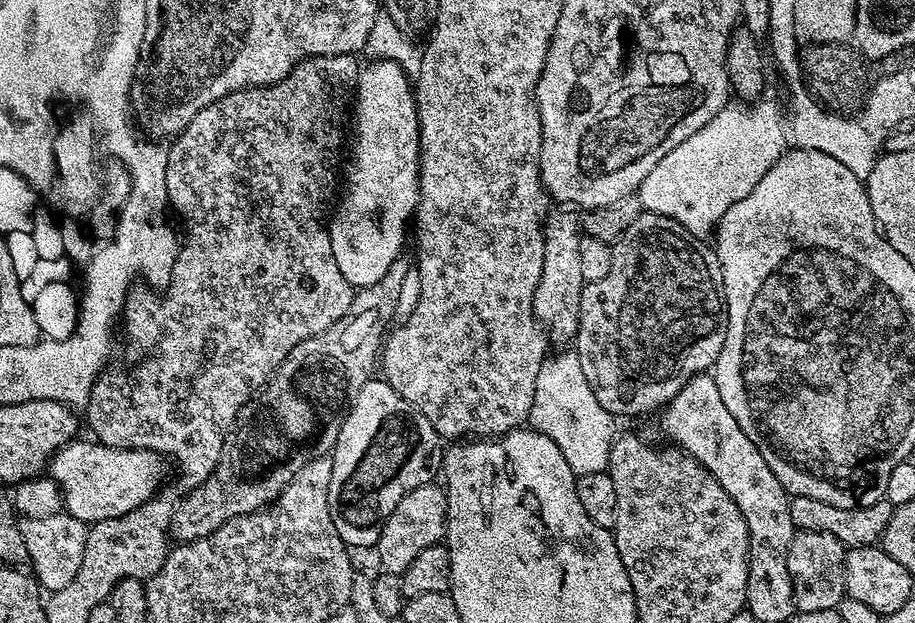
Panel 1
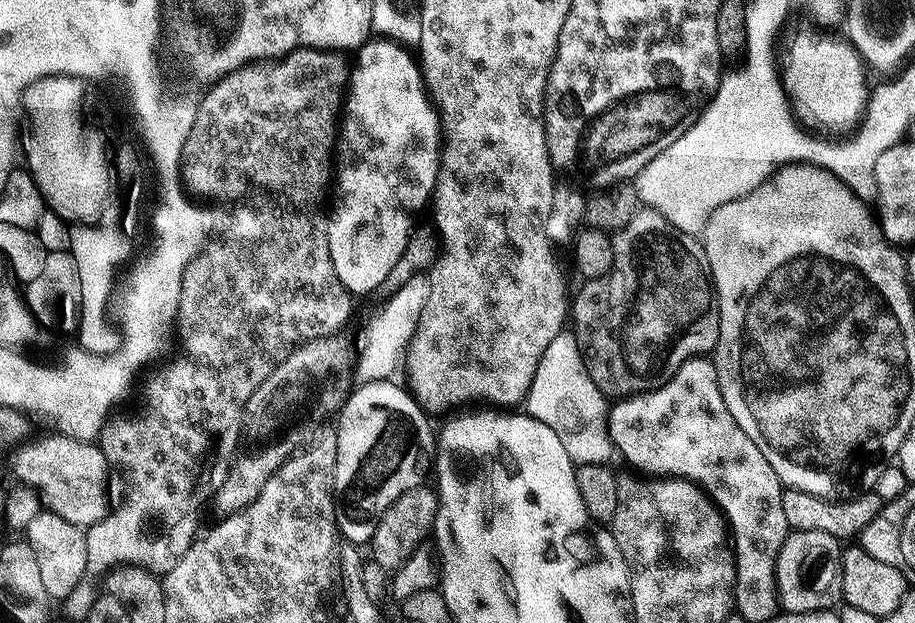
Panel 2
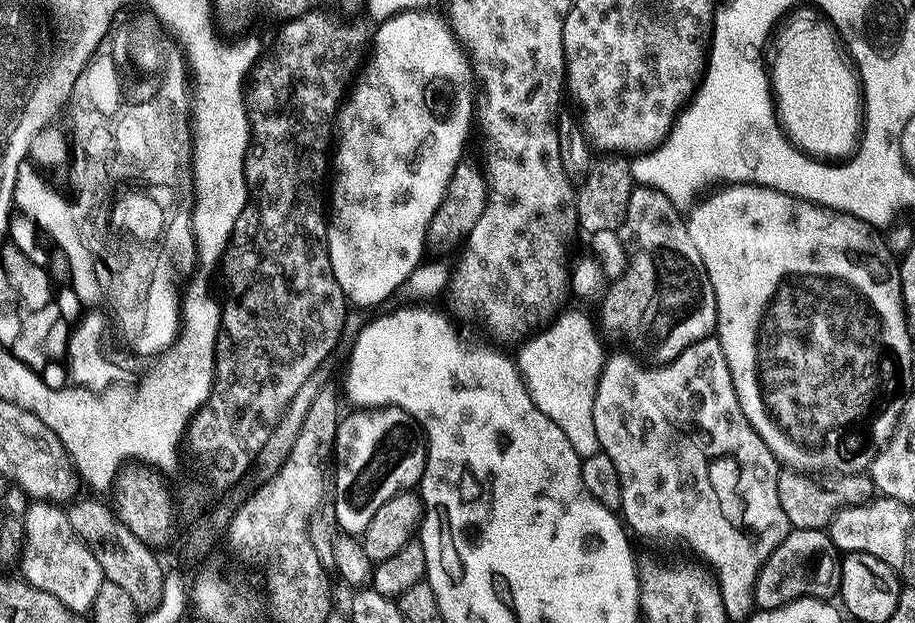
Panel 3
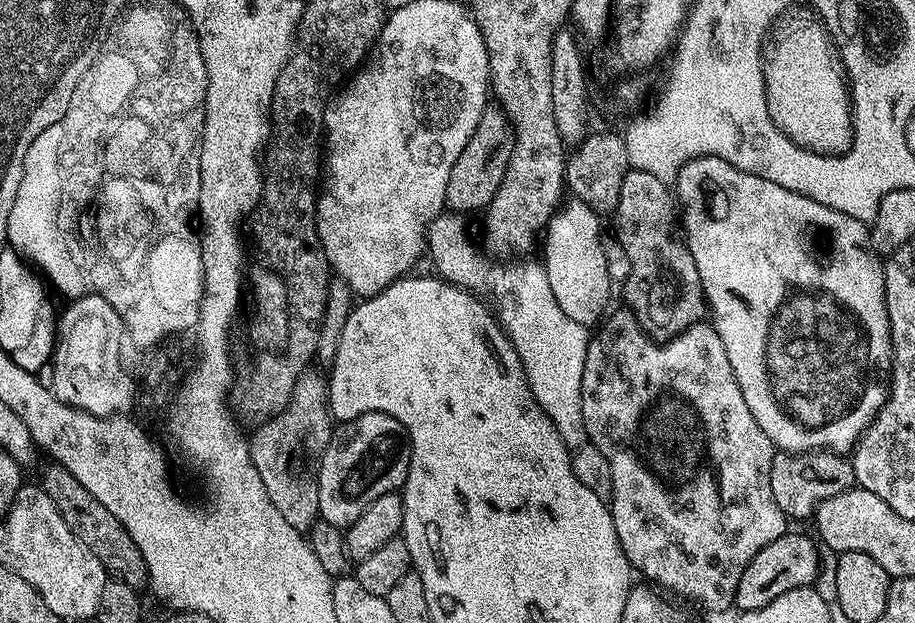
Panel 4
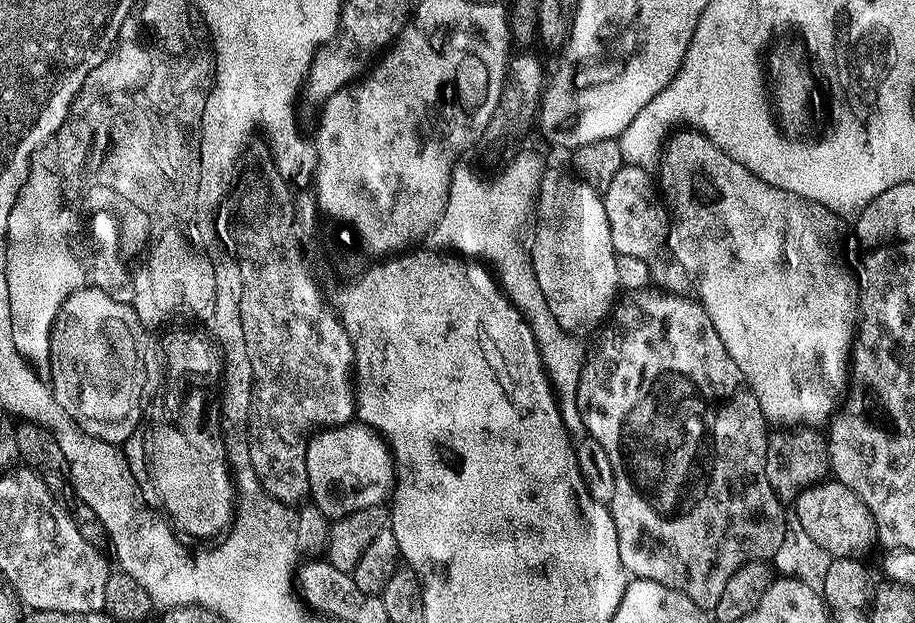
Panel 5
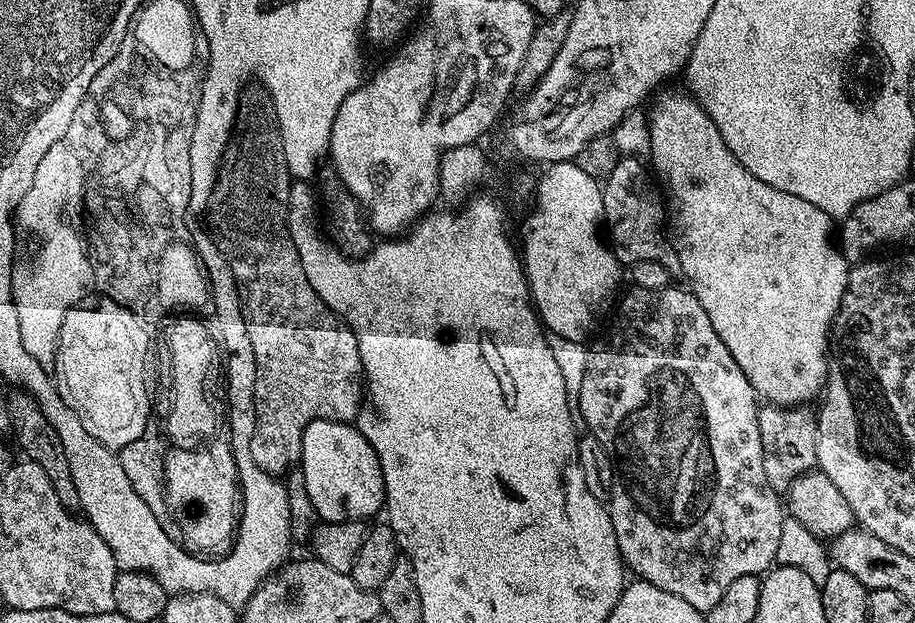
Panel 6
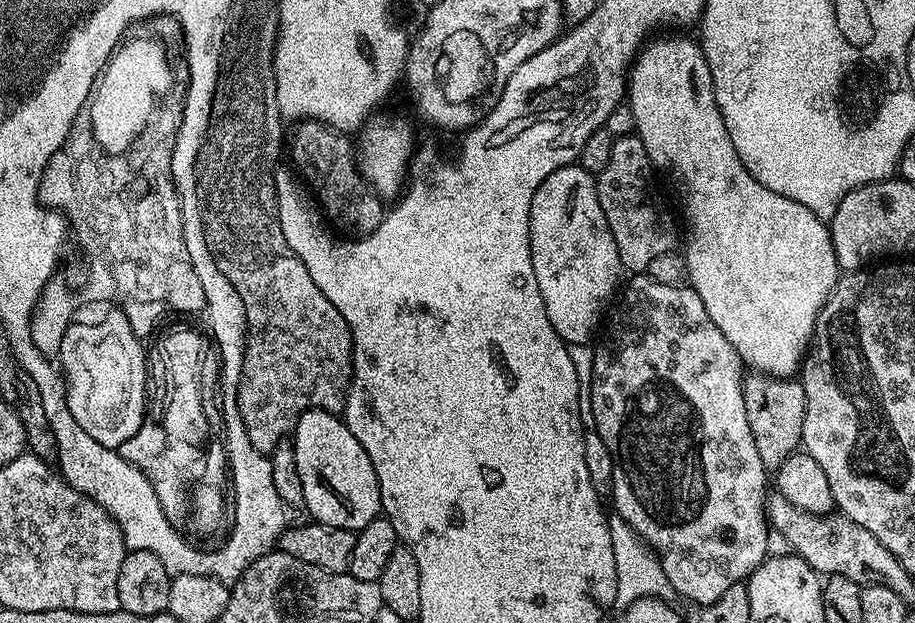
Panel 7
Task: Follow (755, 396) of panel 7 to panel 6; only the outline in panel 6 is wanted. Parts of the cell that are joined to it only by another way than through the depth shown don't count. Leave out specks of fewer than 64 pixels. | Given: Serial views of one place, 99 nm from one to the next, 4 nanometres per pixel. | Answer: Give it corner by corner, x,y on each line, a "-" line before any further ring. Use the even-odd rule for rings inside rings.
765,403
758,414
758,435
762,438
762,470
766,470
766,482
774,491
787,493
789,486
802,474
813,471
816,462
816,417
808,406
785,406

